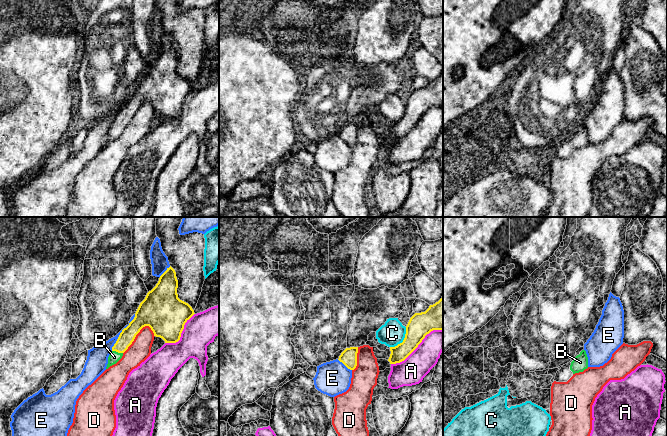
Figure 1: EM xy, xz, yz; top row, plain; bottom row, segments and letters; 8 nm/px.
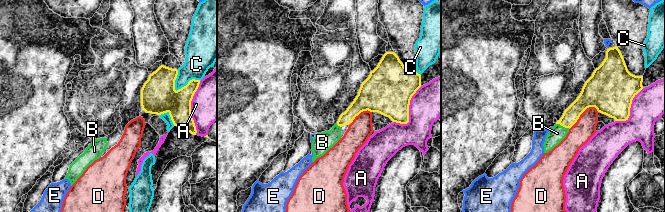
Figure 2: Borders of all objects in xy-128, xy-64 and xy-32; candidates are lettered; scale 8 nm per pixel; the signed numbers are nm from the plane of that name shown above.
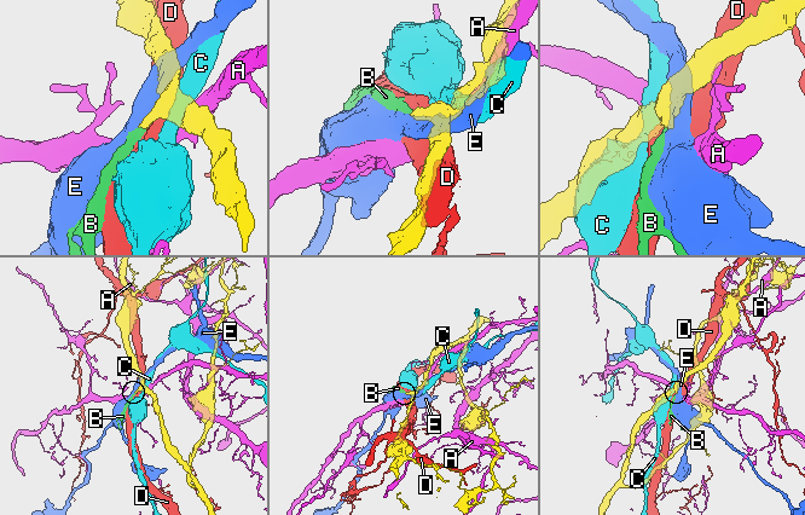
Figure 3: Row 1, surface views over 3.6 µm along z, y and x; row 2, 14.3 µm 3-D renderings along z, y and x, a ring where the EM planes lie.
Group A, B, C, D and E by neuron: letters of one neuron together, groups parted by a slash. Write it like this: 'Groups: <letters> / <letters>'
Groups: A / B / C / D / E

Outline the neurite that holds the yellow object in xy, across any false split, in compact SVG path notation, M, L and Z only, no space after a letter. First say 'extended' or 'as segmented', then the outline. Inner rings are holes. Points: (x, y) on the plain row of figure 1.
extended; M170 42L140 79L134 95L120 109L108 133L106 145L122 134L145 102L149 102L154 112L162 114L165 119L176 119L180 116L185 99L195 89L188 79L178 74L177 64L176 48Z

